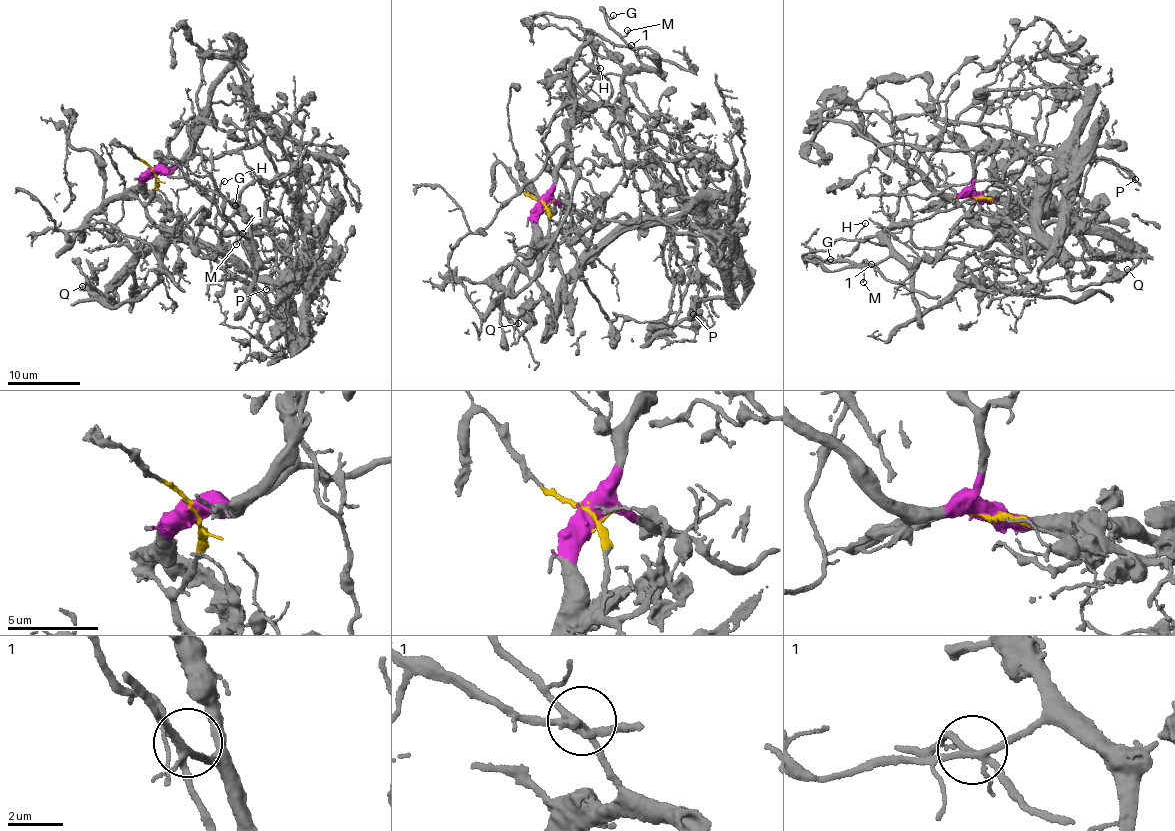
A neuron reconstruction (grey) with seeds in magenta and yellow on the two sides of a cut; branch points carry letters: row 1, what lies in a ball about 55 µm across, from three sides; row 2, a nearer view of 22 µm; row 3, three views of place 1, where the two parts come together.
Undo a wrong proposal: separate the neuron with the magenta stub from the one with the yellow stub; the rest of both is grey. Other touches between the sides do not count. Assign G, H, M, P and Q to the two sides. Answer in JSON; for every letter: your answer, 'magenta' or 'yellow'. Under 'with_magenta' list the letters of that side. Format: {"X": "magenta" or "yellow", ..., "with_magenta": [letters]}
{"G": "magenta", "H": "magenta", "M": "magenta", "P": "yellow", "Q": "yellow", "with_magenta": ["G", "H", "M"]}

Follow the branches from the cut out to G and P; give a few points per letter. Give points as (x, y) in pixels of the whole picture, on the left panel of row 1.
G: (154, 172), (192, 148), (199, 114), (170, 140), (167, 172), (239, 203), (250, 236), (223, 212), (234, 205)
P: (155, 172), (163, 224), (253, 274), (275, 280), (293, 263), (295, 221), (265, 289)

